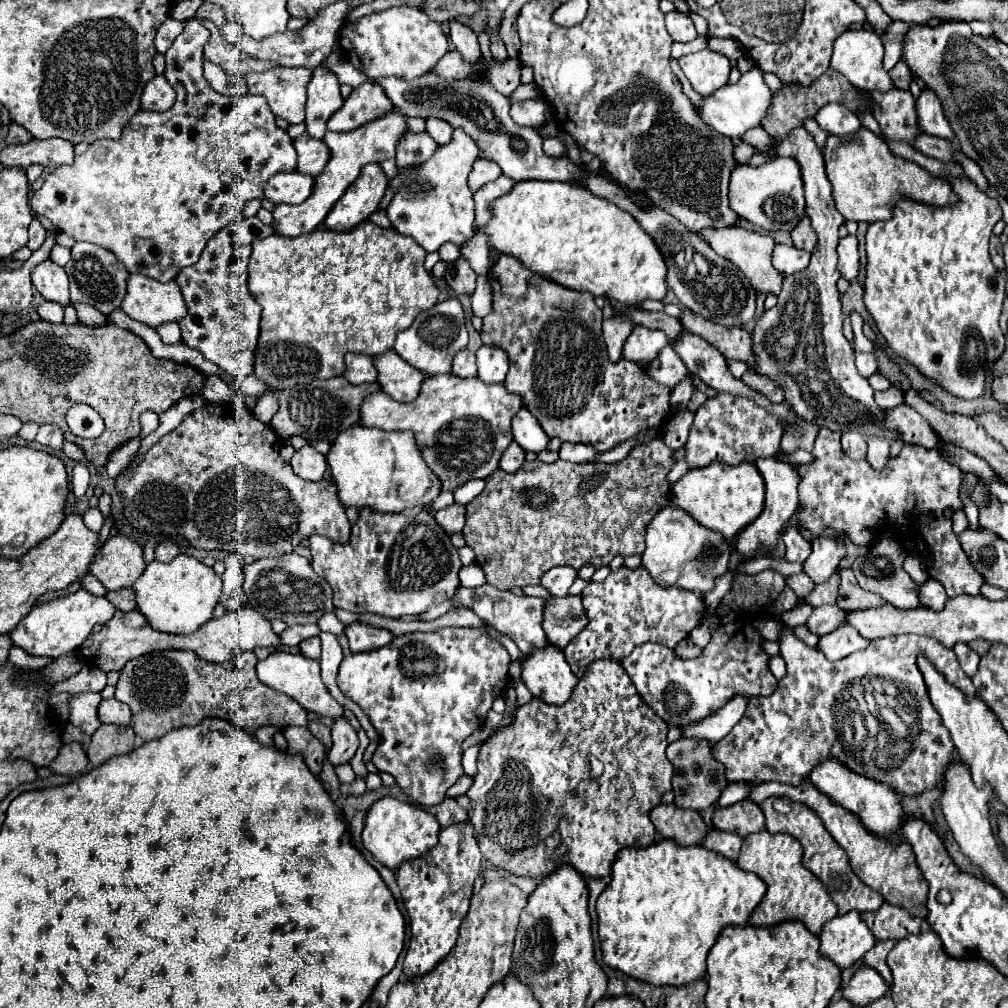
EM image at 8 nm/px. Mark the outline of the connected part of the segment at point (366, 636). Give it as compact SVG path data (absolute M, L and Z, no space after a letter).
M359 622L347 626L345 634L349 638L351 652L375 650L375 648L381 648L381 646L385 646L385 644L389 644L393 640L393 634L389 630L367 626L367 624L359 624Z

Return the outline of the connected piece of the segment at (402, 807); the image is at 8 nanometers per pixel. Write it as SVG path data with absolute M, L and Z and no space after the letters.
M385 796L385 798L377 800L365 816L363 844L371 854L375 854L375 860L379 860L383 866L387 866L391 870L397 870L401 866L401 862L419 858L425 852L429 852L437 844L439 830L441 830L441 826L437 822L437 818L433 814L429 814L427 810L423 810L415 804Z

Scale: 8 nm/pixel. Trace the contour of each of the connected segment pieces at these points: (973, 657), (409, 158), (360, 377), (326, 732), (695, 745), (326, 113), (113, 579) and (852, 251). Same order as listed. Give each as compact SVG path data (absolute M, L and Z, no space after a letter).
M965 642L955 644L953 652L957 654L959 664L961 664L961 668L965 670L965 674L967 674L967 676L973 676L975 670L977 670L977 666L979 666L979 654L977 654L975 650L971 650Z
M405 132L403 140L399 140L399 148L397 148L397 166L399 168L419 166L427 158L431 158L435 150L437 150L437 144L435 144L435 140L431 140L429 134Z
M347 354L345 356L345 372L343 378L349 384L365 384L377 380L377 370L373 366L373 356L365 354Z
M309 720L309 730L311 730L311 734L313 734L317 740L323 742L323 746L325 746L327 750L331 748L331 728L329 728L329 726L321 724L319 720Z
M679 738L677 742L667 746L667 758L673 764L673 794L675 804L687 810L705 810L715 804L721 790L727 786L725 768L711 754L711 744L699 738Z
M315 68L313 78L307 86L307 132L321 140L327 132L327 120L343 106L343 98L339 92L339 82L335 74L325 68Z
M115 534L101 546L89 572L101 580L107 590L121 590L133 586L145 566L143 546L127 536Z
M845 236L839 240L837 246L839 254L839 272L847 280L855 280L859 274L859 254L857 254L857 238L855 236Z

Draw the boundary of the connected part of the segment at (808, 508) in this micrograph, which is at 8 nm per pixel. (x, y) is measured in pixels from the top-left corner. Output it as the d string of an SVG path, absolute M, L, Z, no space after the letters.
M821 426L819 436L817 436L815 446L813 446L813 452L811 452L815 462L807 464L807 466L799 464L795 468L799 478L801 478L801 482L799 482L799 510L797 510L799 526L805 530L811 530L813 534L819 534L827 528L833 528L835 532L843 532L857 546L871 546L873 534L885 530L885 524L883 524L883 514L885 514L885 518L889 522L889 532L899 542L911 542L913 544L913 550L919 552L925 560L927 574L943 584L949 598L955 598L959 594L971 594L971 596L981 594L981 586L985 584L985 580L983 580L983 576L979 576L979 572L975 572L969 556L963 552L963 548L957 540L957 534L951 530L951 520L945 518L945 514L943 514L945 508L949 508L949 506L953 510L963 508L963 504L961 504L963 472L957 466L949 464L939 454L939 450L923 448L923 446L911 444L911 442L905 442L899 456L889 458L887 466L883 470L875 470L875 468L871 468L871 464L865 458L863 460L847 458L839 440L841 440L841 432L829 430L827 426Z

